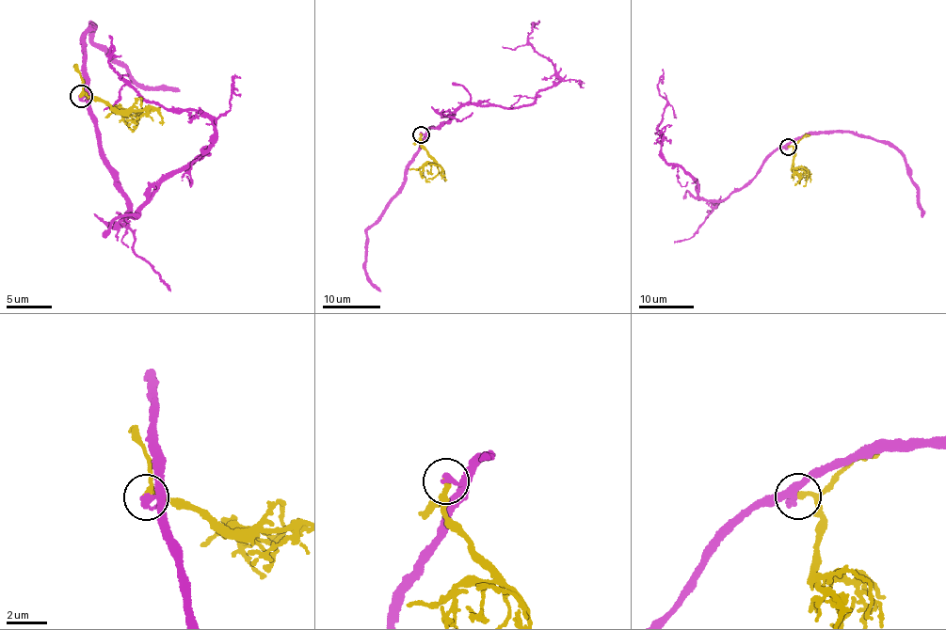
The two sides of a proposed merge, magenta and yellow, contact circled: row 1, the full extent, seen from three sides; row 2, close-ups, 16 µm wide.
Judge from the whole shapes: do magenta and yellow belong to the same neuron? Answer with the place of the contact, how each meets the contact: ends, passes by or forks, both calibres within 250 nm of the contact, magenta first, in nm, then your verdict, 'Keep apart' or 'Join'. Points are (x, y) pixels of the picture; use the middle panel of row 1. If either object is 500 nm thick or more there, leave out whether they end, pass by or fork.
Place: (421, 134). At the ring magenta ends. At the ring yellow passes by. Thickness 360 nm (magenta) against 190 nm. Keep apart

